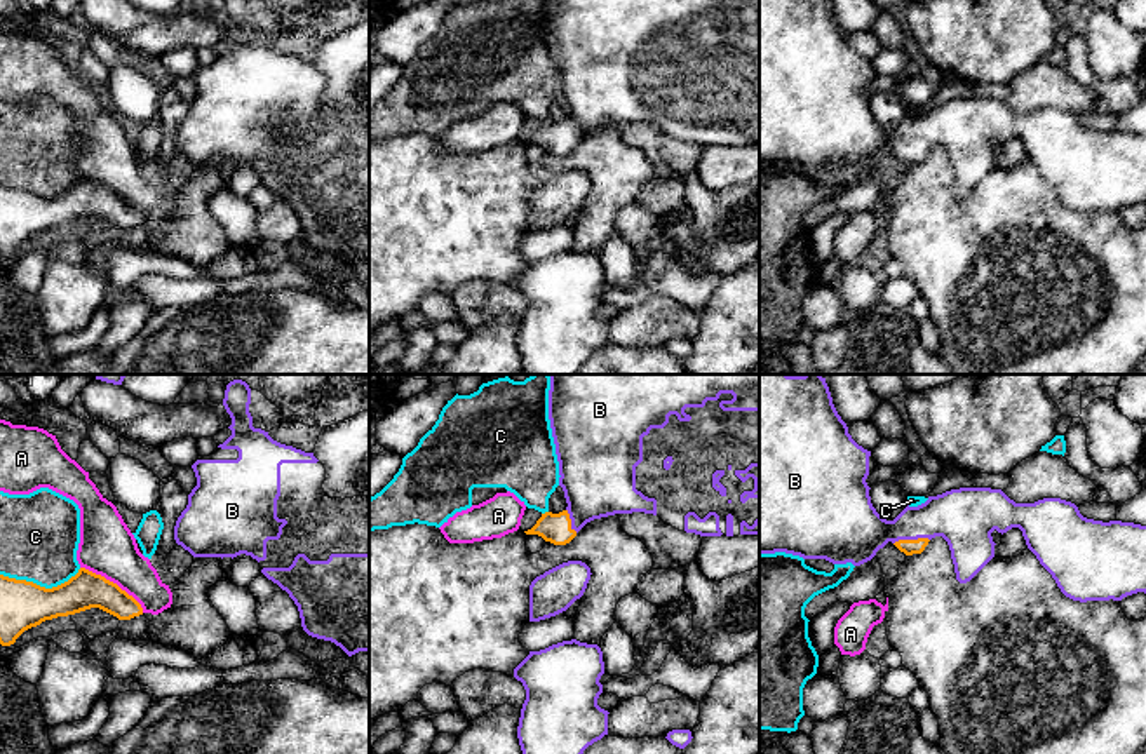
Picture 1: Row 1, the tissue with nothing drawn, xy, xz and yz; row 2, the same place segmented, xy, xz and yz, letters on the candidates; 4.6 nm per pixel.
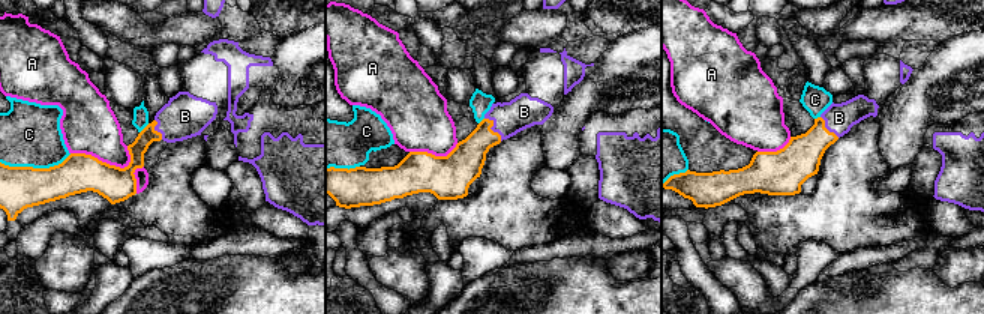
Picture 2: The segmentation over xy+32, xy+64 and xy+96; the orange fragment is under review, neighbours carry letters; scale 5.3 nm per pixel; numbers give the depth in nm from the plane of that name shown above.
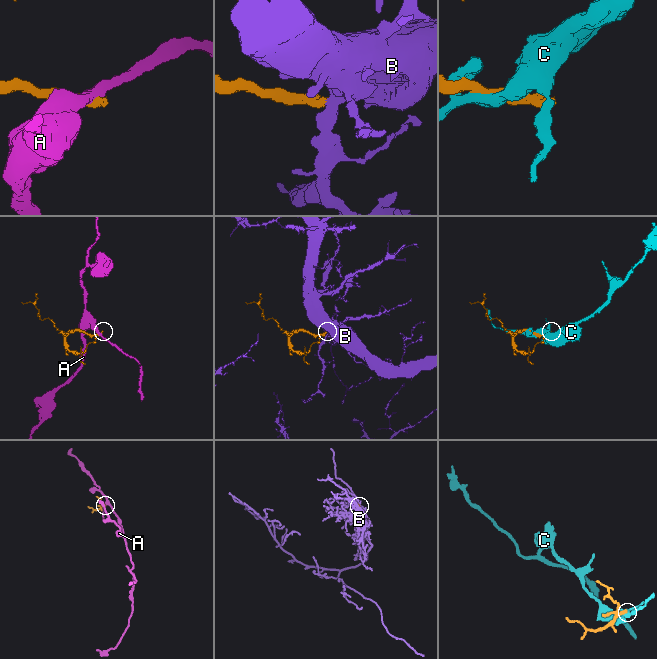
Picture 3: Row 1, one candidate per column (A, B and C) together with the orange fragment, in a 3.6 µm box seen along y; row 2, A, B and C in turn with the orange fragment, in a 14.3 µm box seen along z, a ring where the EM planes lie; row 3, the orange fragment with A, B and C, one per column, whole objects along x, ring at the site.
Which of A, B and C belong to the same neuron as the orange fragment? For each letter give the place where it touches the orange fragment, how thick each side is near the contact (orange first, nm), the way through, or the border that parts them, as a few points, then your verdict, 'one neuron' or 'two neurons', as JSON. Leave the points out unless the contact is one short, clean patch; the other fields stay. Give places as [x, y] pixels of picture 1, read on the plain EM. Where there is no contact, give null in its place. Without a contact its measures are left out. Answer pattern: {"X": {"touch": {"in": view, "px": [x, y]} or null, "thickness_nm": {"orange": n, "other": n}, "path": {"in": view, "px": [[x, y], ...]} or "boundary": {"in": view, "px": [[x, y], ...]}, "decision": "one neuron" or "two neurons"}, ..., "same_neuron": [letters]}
{"A": {"touch": {"in": "xy", "px": [112, 192]}, "thickness_nm": {"orange": 170, "other": 260}, "boundary": {"in": "xy", "px": [[80, 176], [115, 192], [143, 222]]}, "decision": "two neurons"}, "B": {"touch": {"in": "yz", "px": [911, 150]}, "thickness_nm": {"orange": 70, "other": 240}, "path": {"in": "yz", "px": [[910, 157], [911, 150], [934, 127], [958, 126]]}, "decision": "one neuron"}, "C": {"touch": {"in": "xy", "px": [40, 197]}, "thickness_nm": {"orange": 220, "other": 360}, "decision": "two neurons"}, "same_neuron": ["B"]}

